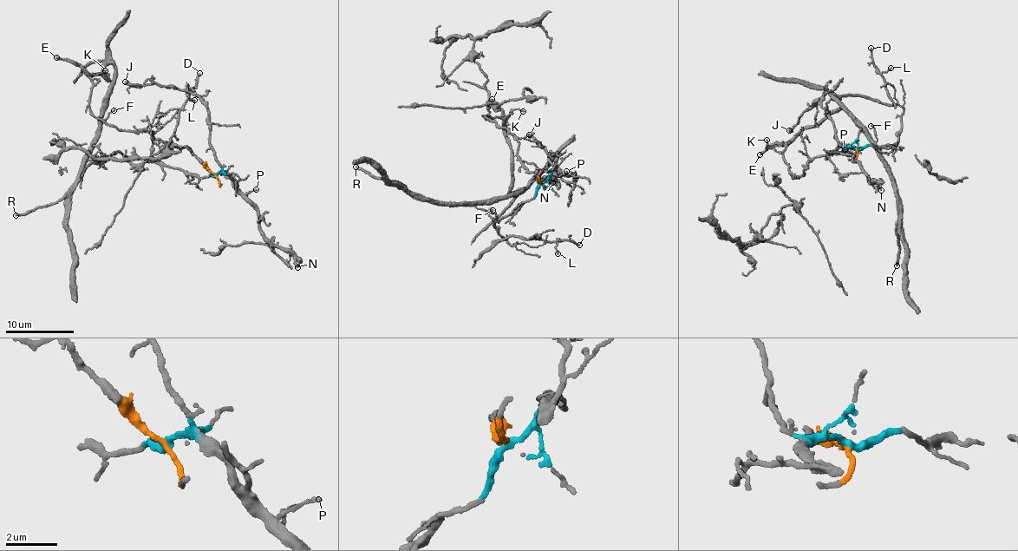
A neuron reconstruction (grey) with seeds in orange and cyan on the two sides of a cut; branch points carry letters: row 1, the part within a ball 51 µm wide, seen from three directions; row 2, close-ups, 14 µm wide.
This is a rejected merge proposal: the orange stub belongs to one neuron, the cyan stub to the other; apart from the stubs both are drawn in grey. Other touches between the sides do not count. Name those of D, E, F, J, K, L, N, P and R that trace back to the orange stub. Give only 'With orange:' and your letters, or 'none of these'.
With orange: E, F, K, R

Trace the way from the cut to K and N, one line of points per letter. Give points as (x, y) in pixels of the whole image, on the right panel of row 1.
K: (856, 148), (838, 143), (836, 150), (811, 159), (799, 178), (783, 159), (786, 147), (770, 148), (766, 140)
N: (857, 148), (852, 146), (845, 151), (861, 165), (868, 180), (877, 183), (877, 189), (880, 190)

